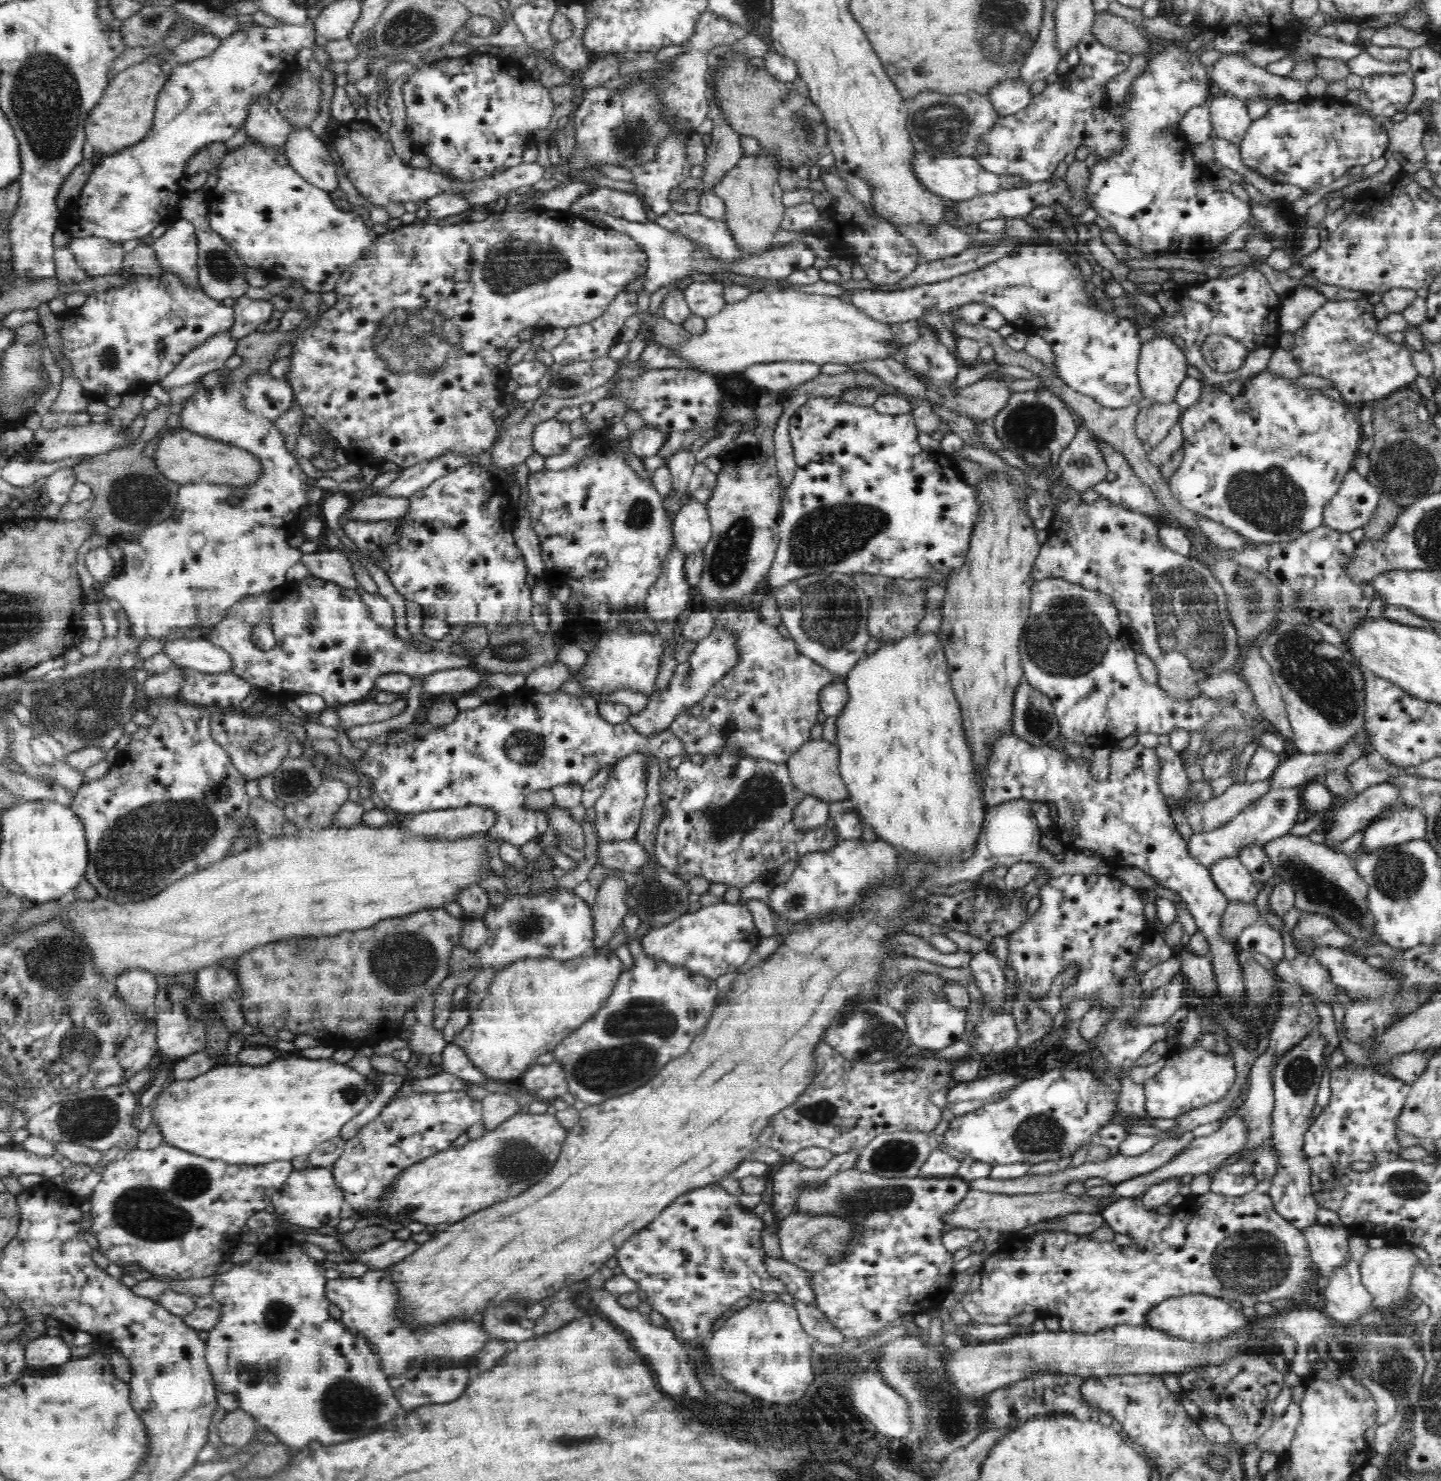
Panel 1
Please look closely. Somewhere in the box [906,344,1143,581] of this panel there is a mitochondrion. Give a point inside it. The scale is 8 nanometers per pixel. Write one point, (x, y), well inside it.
(1031, 425)

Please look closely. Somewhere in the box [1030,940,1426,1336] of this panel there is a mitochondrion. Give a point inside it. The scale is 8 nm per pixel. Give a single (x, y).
(1249, 1263)

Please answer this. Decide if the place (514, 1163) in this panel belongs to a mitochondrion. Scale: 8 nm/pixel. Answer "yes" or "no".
yes

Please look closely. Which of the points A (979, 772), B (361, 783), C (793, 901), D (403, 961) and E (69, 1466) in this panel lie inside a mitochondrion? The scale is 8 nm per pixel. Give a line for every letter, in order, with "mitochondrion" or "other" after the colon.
A: other
B: other
C: mitochondrion
D: mitochondrion
E: other

